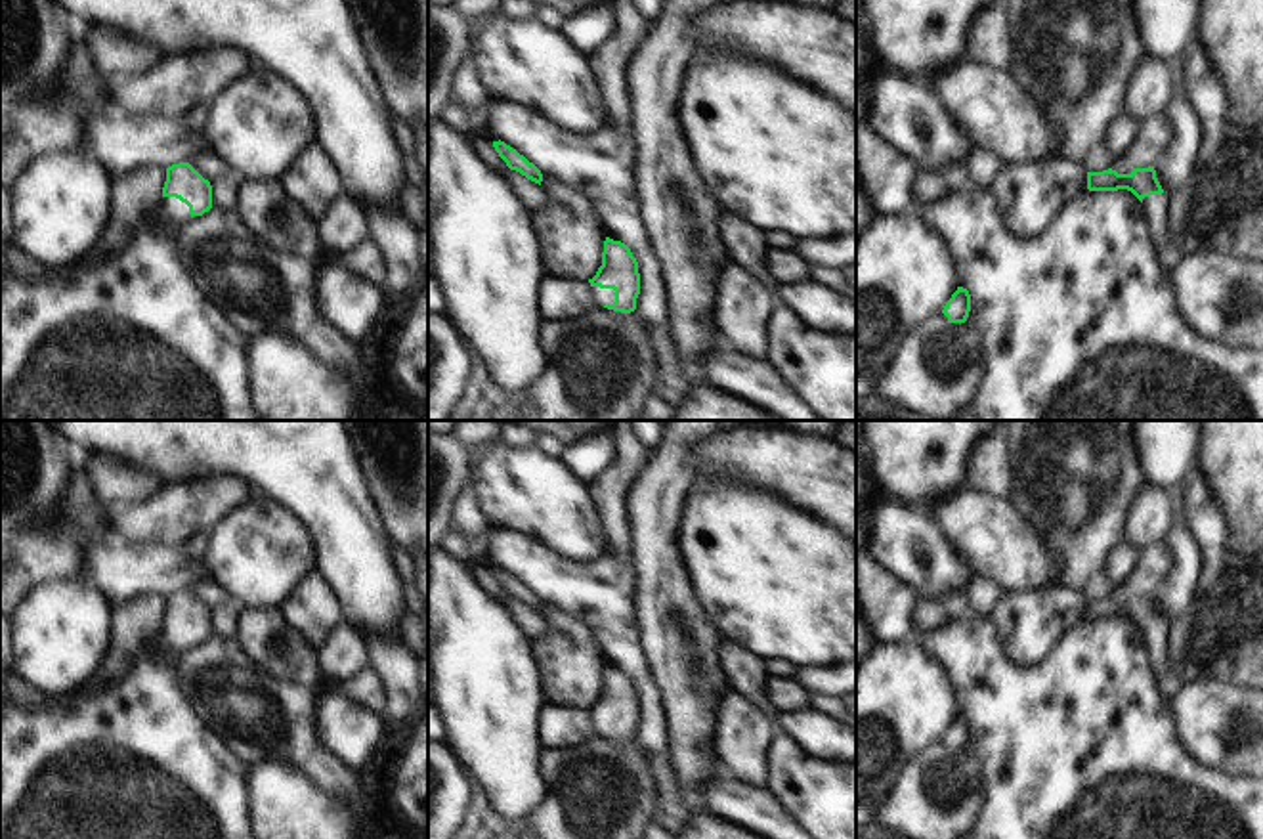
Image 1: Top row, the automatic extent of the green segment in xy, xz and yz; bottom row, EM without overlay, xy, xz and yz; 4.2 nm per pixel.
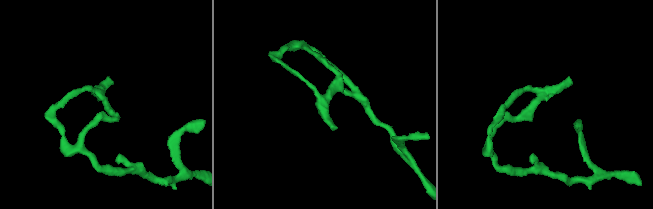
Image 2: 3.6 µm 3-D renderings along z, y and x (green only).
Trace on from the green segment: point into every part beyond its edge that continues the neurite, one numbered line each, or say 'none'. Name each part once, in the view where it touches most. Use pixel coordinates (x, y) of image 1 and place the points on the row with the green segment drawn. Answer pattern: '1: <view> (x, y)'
1: xz (604, 297)

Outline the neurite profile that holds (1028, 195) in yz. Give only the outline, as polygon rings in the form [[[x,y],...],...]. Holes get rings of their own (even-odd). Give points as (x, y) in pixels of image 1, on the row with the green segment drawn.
[[[1060,157],[1005,164],[990,191],[1003,226],[1030,239],[1045,231],[1068,201],[1087,191],[1087,168]]]

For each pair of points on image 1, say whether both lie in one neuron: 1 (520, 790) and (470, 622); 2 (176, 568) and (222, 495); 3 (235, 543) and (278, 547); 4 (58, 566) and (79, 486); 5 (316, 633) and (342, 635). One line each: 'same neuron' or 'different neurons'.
1: same neuron
2: different neurons
3: same neuron
4: same neuron
5: different neurons

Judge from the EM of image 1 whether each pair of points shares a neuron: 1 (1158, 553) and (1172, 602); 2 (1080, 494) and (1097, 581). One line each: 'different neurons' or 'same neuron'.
1: different neurons
2: different neurons

